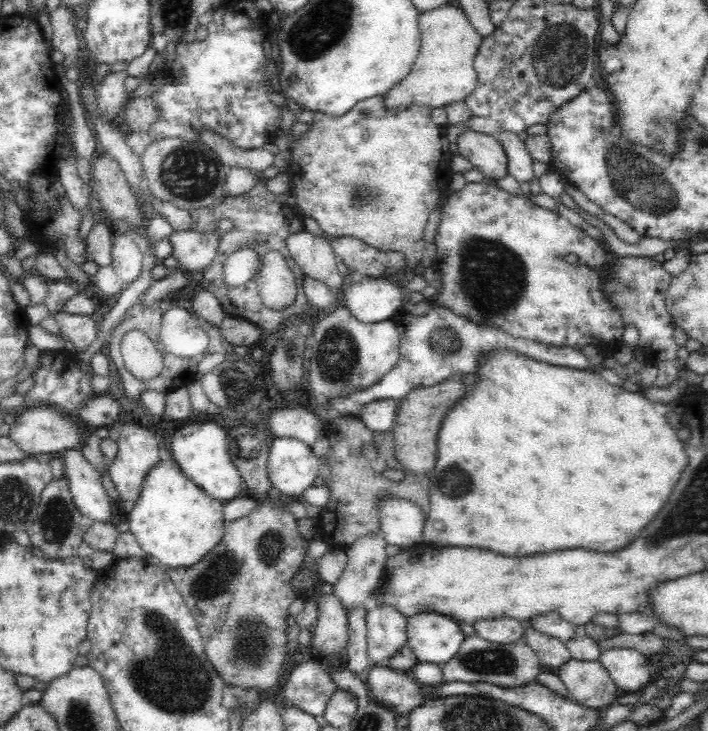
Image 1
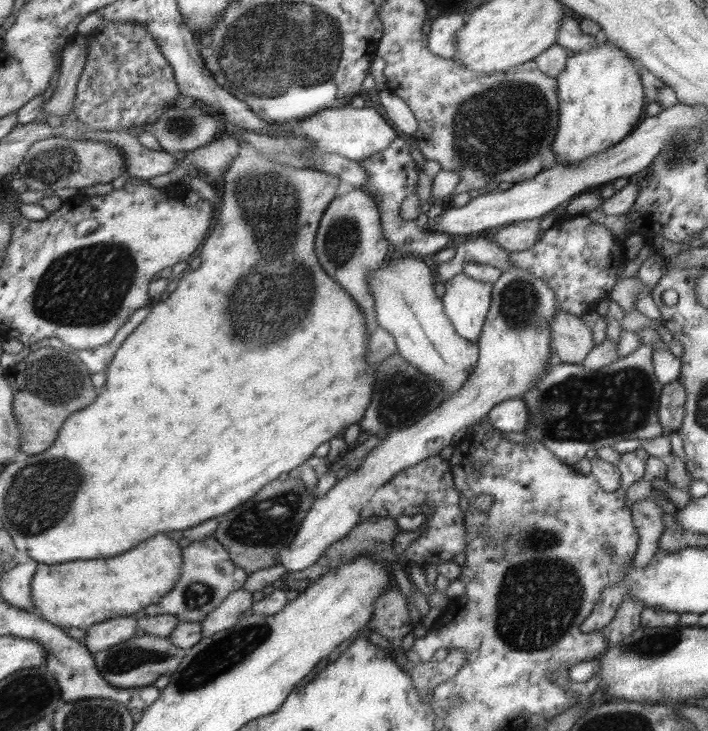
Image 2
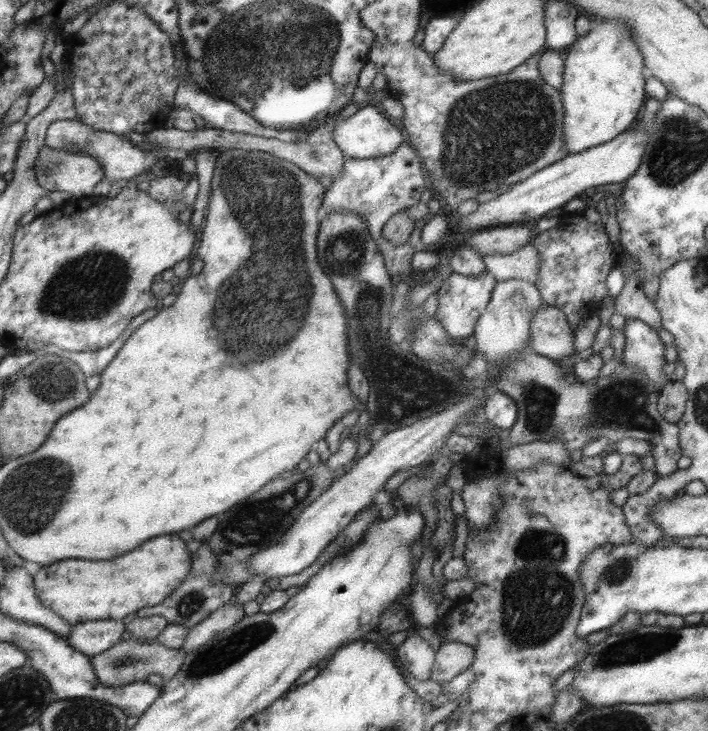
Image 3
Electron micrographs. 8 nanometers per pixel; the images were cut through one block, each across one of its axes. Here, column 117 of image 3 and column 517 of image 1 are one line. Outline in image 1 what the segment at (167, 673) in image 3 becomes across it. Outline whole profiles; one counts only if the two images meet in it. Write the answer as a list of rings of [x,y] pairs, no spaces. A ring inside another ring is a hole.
[[[464,635],[457,653],[441,666],[443,680],[490,682],[504,688],[517,687],[534,681],[536,675],[543,669],[545,668],[537,654],[526,643],[496,644],[483,640],[477,635]]]

